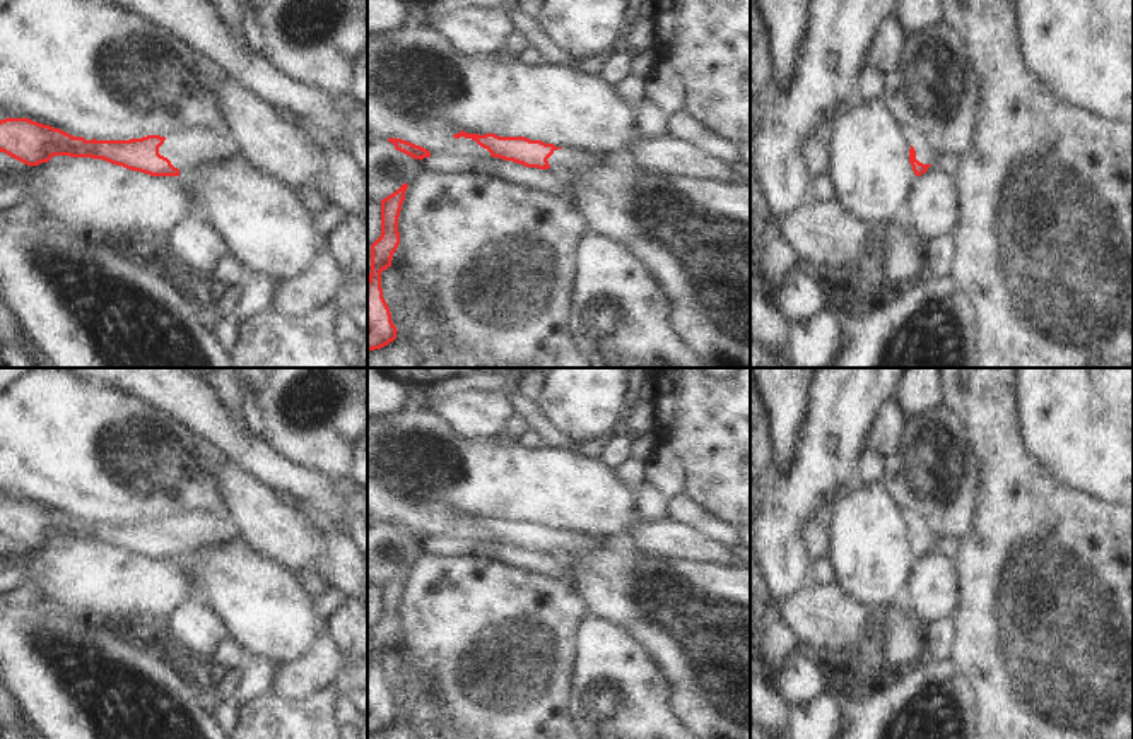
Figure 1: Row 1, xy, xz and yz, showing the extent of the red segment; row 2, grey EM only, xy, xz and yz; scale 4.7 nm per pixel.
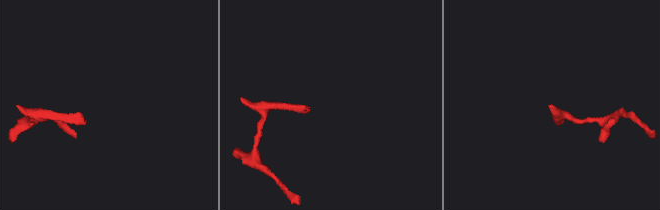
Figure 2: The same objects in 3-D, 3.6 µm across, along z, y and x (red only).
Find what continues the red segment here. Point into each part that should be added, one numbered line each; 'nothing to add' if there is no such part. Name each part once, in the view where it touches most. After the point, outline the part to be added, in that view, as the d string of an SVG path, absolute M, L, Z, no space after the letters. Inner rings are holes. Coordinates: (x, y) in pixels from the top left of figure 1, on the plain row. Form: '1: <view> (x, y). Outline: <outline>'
1: xy (190, 532). Outline: M193 513L167 518L159 530L159 537L167 541L179 554L210 546L224 546L238 539L238 527L222 517L210 513Z

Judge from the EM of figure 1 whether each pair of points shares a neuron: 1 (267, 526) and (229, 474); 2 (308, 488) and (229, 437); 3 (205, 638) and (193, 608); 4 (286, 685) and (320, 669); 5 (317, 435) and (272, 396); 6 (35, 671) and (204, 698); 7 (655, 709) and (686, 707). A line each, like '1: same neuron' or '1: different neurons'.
1: same neuron
2: same neuron
3: same neuron
4: same neuron
5: same neuron
6: different neurons
7: different neurons

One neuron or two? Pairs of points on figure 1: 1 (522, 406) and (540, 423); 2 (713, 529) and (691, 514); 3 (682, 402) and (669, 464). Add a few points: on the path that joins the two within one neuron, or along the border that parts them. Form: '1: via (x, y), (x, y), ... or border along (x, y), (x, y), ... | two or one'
1: via (527, 411), (535, 419) | one
2: via (708, 524), (696, 517) | one
3: border along (658, 440), (679, 457), (684, 467), (686, 488) | two

